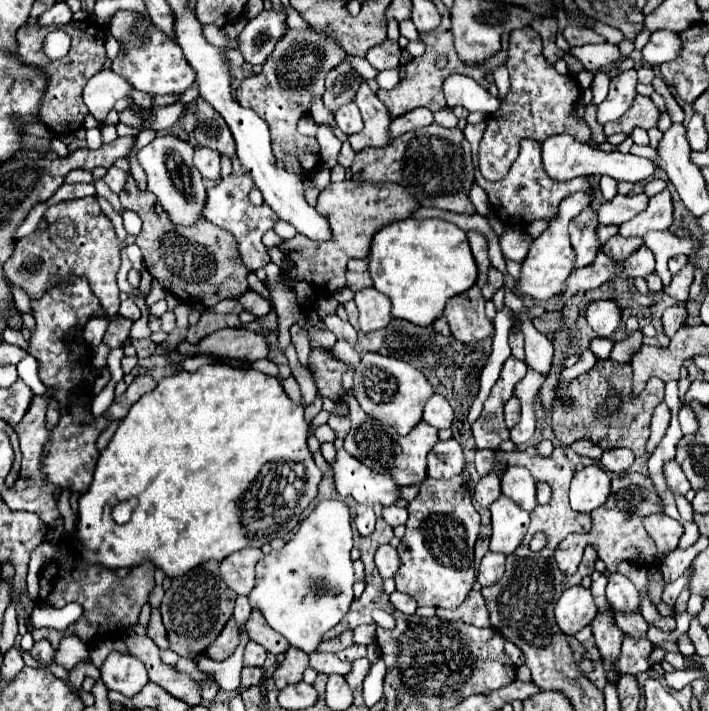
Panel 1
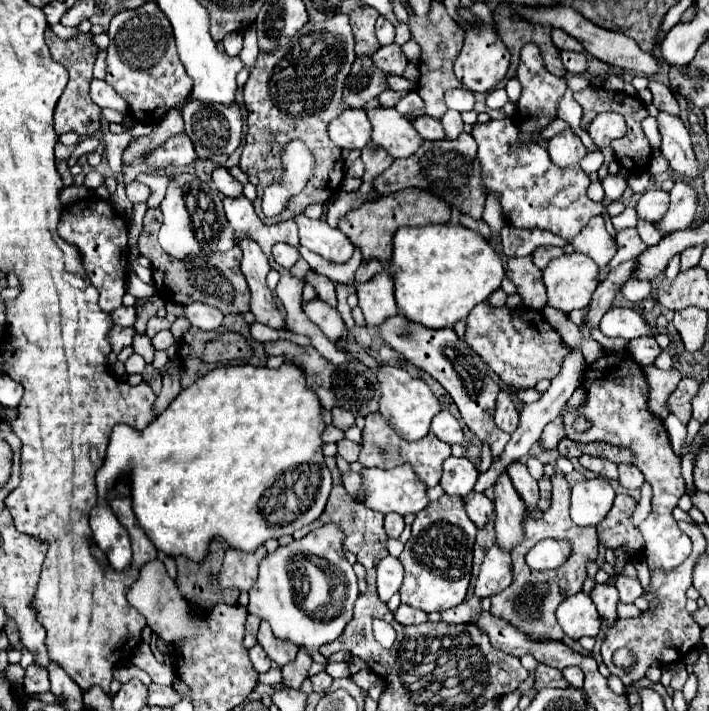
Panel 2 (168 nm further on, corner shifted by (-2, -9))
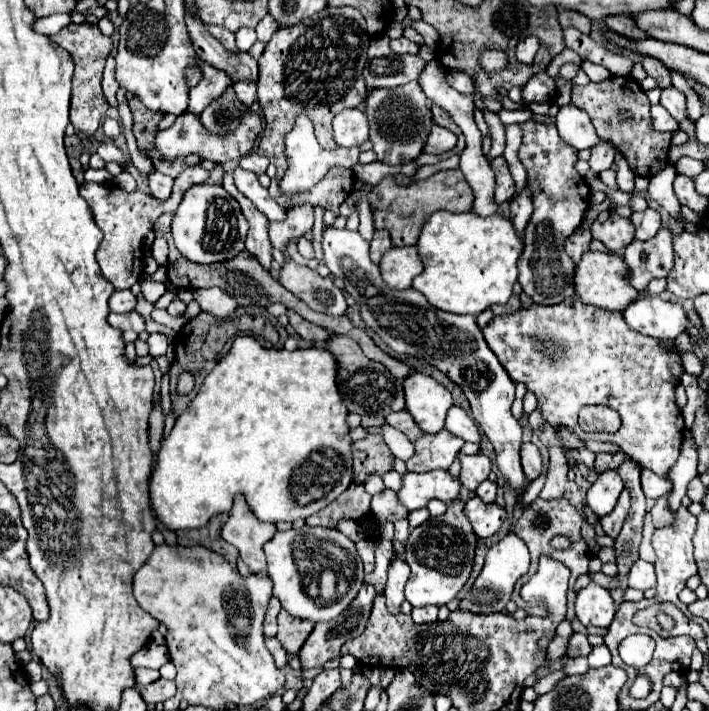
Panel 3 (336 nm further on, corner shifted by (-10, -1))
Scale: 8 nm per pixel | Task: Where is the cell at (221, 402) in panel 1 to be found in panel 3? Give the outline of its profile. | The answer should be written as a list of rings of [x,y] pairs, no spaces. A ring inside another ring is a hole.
[[[238,336],[234,340],[232,350],[214,366],[214,370],[204,378],[204,384],[200,386],[198,394],[194,396],[192,404],[178,416],[174,428],[170,430],[168,436],[162,438],[160,450],[156,454],[154,466],[152,466],[152,476],[150,476],[150,504],[156,520],[164,524],[168,530],[178,532],[178,530],[192,530],[192,528],[202,528],[208,524],[208,520],[220,512],[230,512],[232,502],[238,494],[244,496],[248,508],[260,522],[294,522],[298,518],[308,518],[316,514],[318,510],[326,508],[346,486],[350,484],[352,478],[352,454],[350,454],[350,436],[348,436],[348,424],[346,424],[346,406],[342,404],[342,398],[336,388],[336,362],[334,356],[324,350],[324,348],[298,348],[294,352],[288,350],[266,350],[262,348],[252,336]]]

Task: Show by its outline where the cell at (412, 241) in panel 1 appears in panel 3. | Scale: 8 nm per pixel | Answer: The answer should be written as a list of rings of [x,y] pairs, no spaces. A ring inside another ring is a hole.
[[[434,212],[422,226],[416,248],[424,272],[414,278],[412,288],[420,290],[434,308],[476,316],[492,304],[508,302],[518,278],[516,262],[522,254],[522,238],[516,234],[512,222],[500,214],[482,218],[472,212]]]

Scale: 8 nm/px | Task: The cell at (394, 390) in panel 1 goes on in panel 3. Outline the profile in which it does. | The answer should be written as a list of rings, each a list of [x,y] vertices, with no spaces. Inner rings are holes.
[[[412,372],[404,378],[404,400],[414,422],[424,432],[438,432],[444,428],[446,410],[452,406],[452,394],[432,376]]]

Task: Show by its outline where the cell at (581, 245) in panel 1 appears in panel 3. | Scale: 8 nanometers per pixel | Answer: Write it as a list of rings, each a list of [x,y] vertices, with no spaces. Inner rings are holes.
[[[614,210],[600,212],[590,226],[592,238],[600,240],[610,252],[618,252],[634,238],[634,226],[628,218],[618,216]]]

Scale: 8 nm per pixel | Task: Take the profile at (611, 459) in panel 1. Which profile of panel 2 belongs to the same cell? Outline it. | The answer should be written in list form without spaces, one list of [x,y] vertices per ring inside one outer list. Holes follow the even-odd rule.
[[[618,464],[618,472],[620,472],[620,484],[628,490],[640,490],[644,484],[642,472],[636,470],[632,464]]]

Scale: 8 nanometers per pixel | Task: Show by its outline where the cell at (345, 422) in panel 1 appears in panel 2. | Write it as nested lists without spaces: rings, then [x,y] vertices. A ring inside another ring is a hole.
[[[344,438],[338,442],[338,456],[342,456],[346,462],[356,462],[360,454],[360,444]]]

